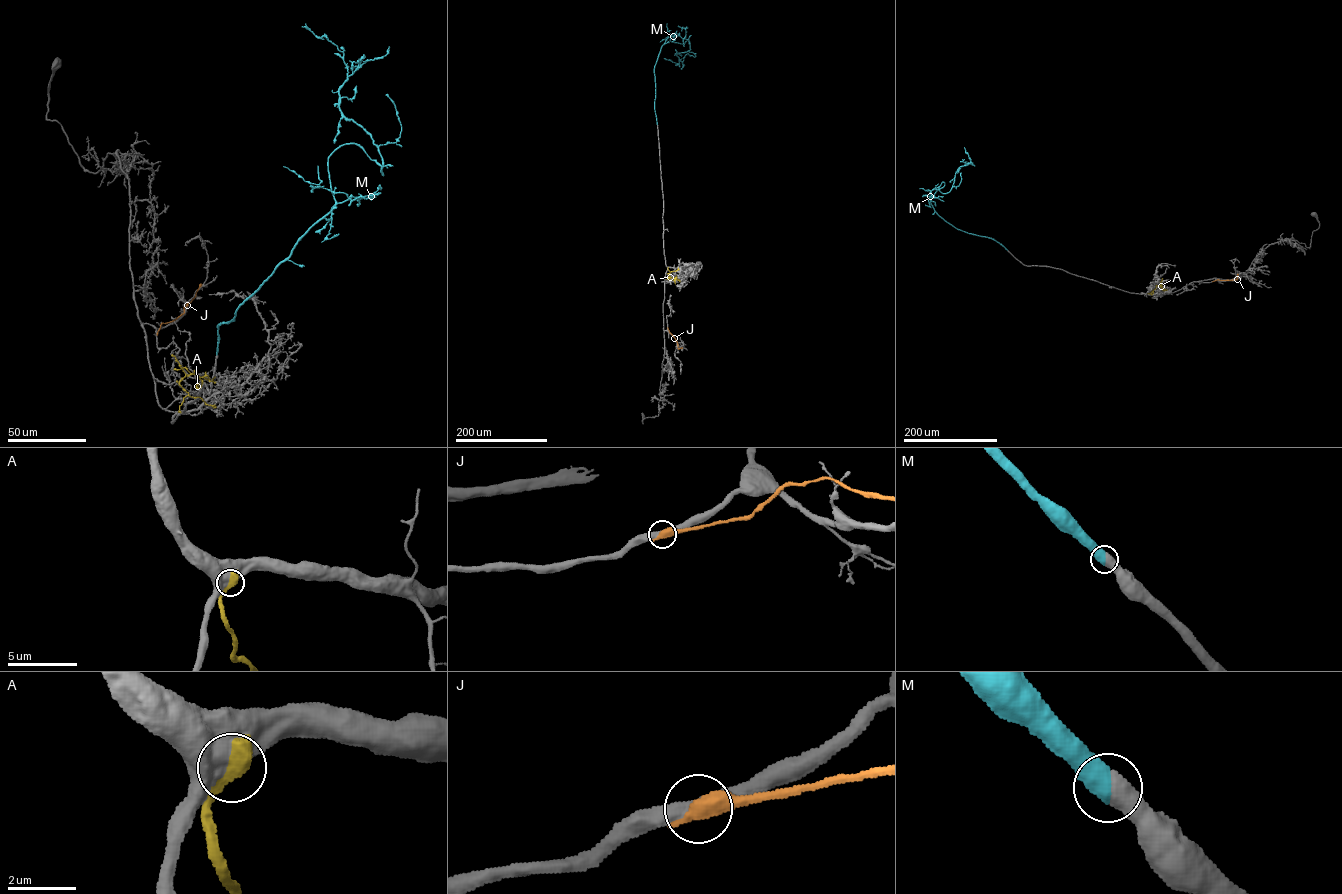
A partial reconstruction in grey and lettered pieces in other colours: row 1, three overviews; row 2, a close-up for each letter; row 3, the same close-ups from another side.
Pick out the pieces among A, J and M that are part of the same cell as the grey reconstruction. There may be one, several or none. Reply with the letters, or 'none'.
M

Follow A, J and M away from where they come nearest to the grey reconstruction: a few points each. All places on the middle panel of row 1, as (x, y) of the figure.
A: (668, 267), (670, 272), (668, 274), (675, 279), (675, 283)
J: (667, 327), (678, 348), (682, 348)
M: (657, 124), (657, 57), (669, 37), (683, 44), (688, 38), (690, 49), (676, 53), (679, 64), (664, 58)

